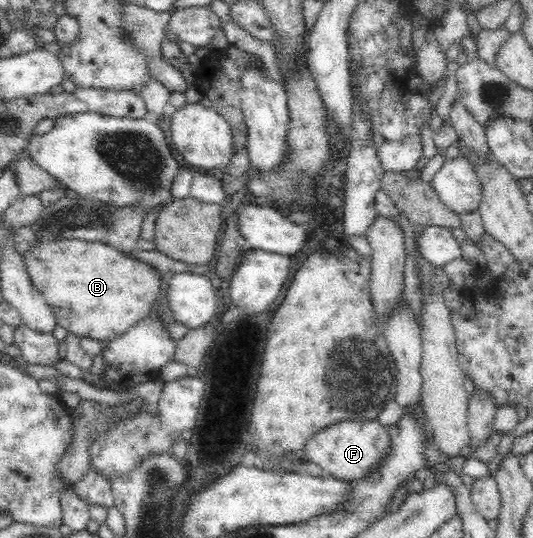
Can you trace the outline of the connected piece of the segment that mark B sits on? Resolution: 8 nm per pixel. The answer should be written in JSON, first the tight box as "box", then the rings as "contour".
{"box":[21,238,160,342],"contour":[[[74,238],[50,242],[37,240],[21,255],[30,280],[54,312],[58,326],[78,337],[86,336],[102,342],[113,339],[156,307],[160,273],[148,263],[106,244]]]}

